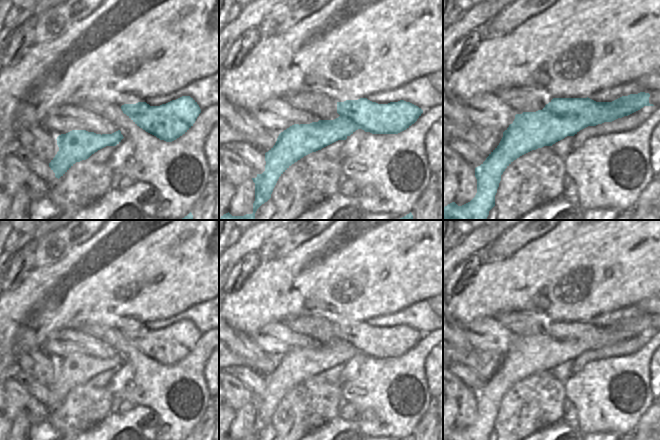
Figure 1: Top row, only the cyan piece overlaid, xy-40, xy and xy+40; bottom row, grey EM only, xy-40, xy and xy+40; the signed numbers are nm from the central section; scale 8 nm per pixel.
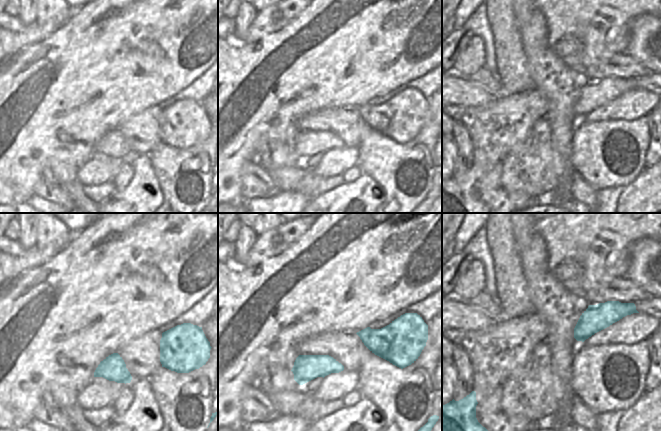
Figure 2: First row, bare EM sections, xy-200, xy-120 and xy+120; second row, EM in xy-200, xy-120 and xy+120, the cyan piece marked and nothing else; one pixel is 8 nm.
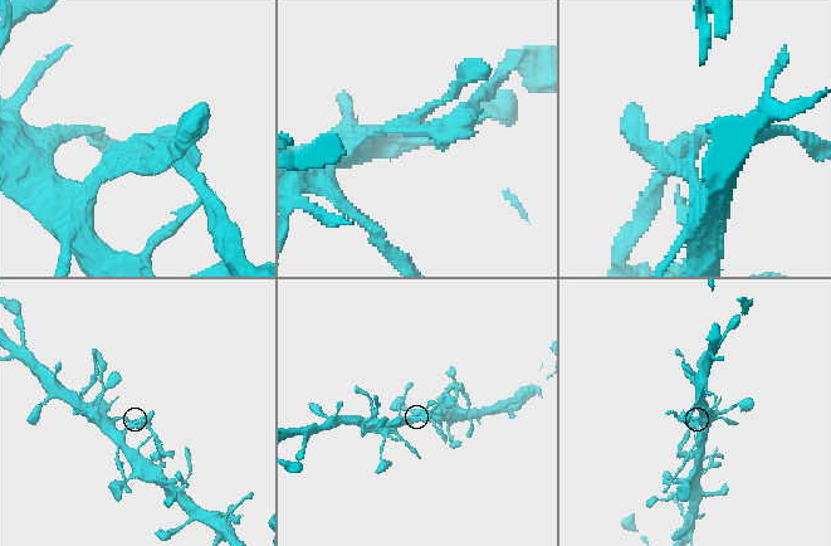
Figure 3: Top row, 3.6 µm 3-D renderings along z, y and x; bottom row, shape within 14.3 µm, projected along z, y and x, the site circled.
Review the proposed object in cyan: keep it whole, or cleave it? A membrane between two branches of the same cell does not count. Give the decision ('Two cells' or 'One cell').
Two cells.

